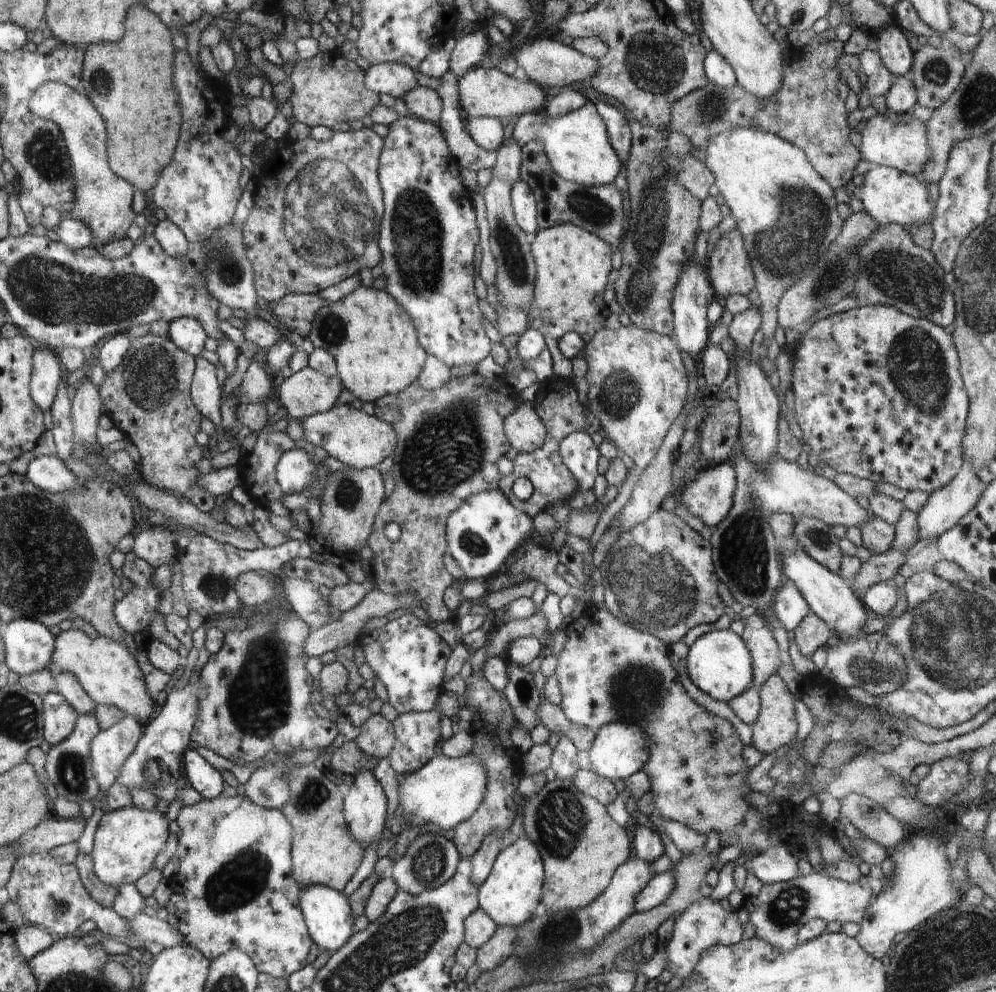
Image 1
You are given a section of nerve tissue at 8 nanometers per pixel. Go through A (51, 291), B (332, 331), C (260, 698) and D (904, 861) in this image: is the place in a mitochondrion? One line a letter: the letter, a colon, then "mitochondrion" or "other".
A: mitochondrion
B: mitochondrion
C: mitochondrion
D: other

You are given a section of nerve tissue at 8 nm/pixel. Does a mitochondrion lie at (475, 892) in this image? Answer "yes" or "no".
no

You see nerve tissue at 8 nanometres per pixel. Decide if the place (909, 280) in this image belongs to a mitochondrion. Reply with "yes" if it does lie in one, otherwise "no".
yes

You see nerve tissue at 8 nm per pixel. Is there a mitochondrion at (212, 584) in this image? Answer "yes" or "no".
yes

